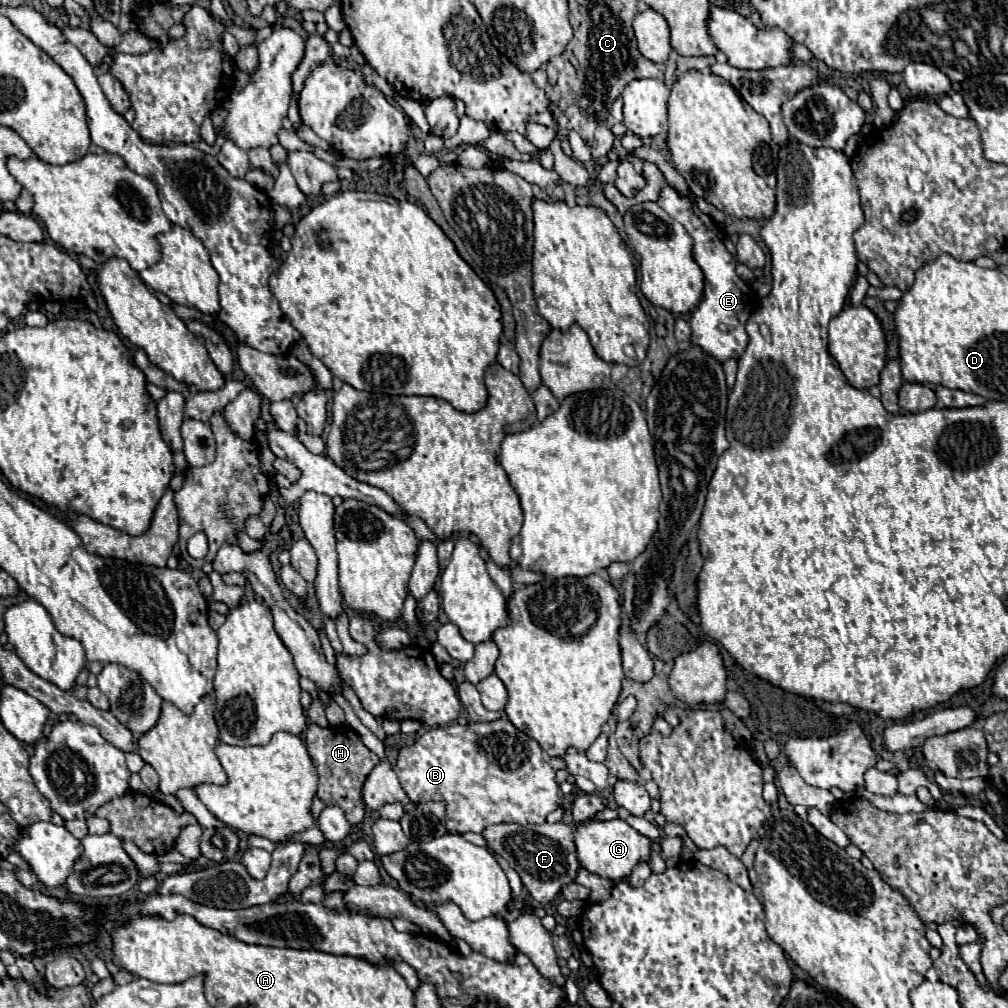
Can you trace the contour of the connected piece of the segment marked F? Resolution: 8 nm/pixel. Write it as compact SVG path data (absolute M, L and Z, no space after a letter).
M545 822L545 824L527 824L527 826L493 824L493 826L487 826L481 834L487 840L487 846L491 848L491 852L497 856L503 856L511 864L511 868L519 872L527 892L541 904L551 902L559 894L561 886L573 882L579 870L571 824L565 824L565 822L557 822L557 824Z

